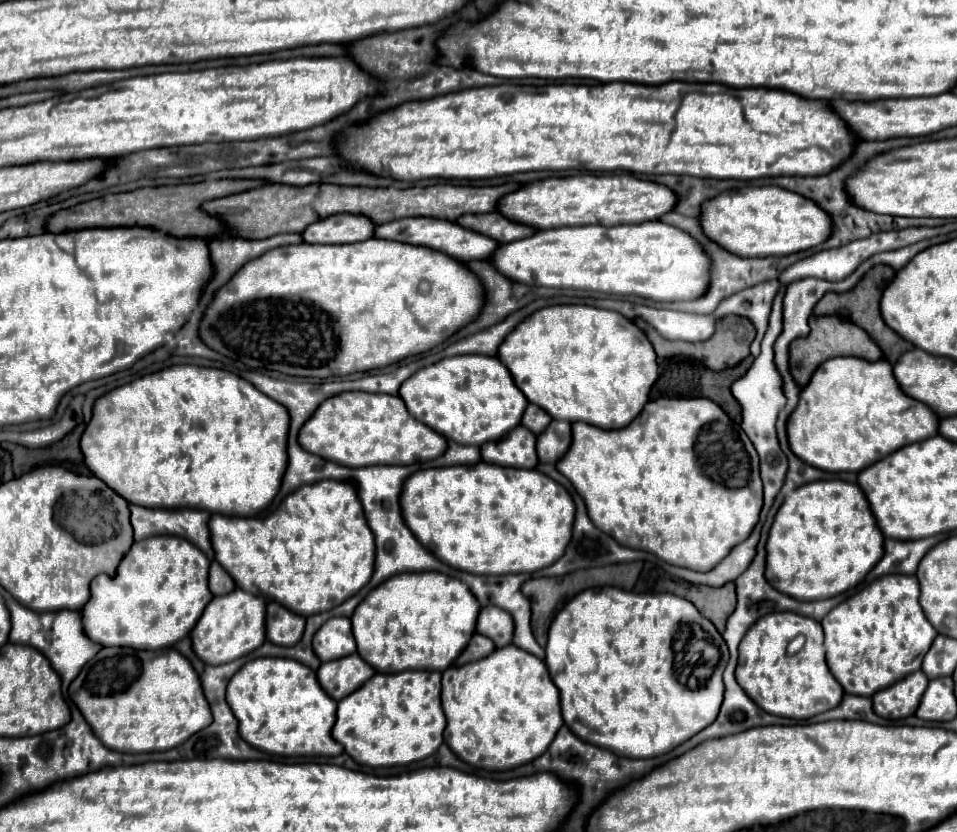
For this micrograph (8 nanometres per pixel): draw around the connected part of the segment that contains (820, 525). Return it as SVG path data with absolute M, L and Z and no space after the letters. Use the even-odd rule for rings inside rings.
M818 480L796 488L780 506L774 524L770 528L770 538L766 544L766 578L770 584L778 586L780 592L794 596L796 600L820 600L832 598L864 580L864 576L878 564L884 552L884 536L874 522L870 504L858 488L844 480Z

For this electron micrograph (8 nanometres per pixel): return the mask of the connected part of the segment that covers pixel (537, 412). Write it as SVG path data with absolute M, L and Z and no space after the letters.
M530 404L530 406L526 408L526 412L524 412L524 418L522 418L522 424L524 424L526 428L530 428L534 434L544 432L550 422L552 422L552 418L550 418L542 408L538 408L536 404Z

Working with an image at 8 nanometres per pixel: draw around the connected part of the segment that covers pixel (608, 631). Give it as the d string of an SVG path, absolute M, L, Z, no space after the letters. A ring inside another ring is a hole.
M606 586L606 588L588 588L584 592L580 592L578 596L574 596L558 614L556 618L552 620L550 624L550 630L548 630L548 644L546 644L546 666L548 666L548 672L554 680L554 684L558 686L560 690L560 704L562 704L562 716L564 716L564 722L566 726L580 738L580 740L586 740L594 746L600 746L600 748L608 748L610 752L616 752L616 754L632 754L632 758L648 758L648 756L658 756L658 754L664 754L668 752L670 748L674 748L676 744L692 738L694 734L698 734L702 728L706 728L708 724L712 724L718 716L718 710L720 710L720 704L722 704L722 698L724 698L724 684L722 684L722 674L724 674L724 668L728 664L728 646L724 642L724 638L720 636L720 632L716 630L716 626L700 614L698 608L694 608L694 604L690 604L686 598L680 598L676 594L670 594L670 592L664 592L664 594L638 594L638 592L626 592L622 588L616 588L616 586ZM686 618L690 618L690 658L688 658L688 664L684 662L682 664L682 676L676 672L676 654L674 654L674 636L676 636L676 630L682 622L688 622Z

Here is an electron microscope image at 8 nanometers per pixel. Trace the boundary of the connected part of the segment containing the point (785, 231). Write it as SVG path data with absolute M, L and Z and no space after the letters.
M744 186L722 192L714 200L704 202L700 220L706 228L706 236L722 244L724 248L730 248L730 252L738 252L738 256L788 256L820 246L832 236L832 220L828 212L822 212L822 208L814 204L814 200L806 200L804 196L798 196L796 192L784 190L780 186Z

